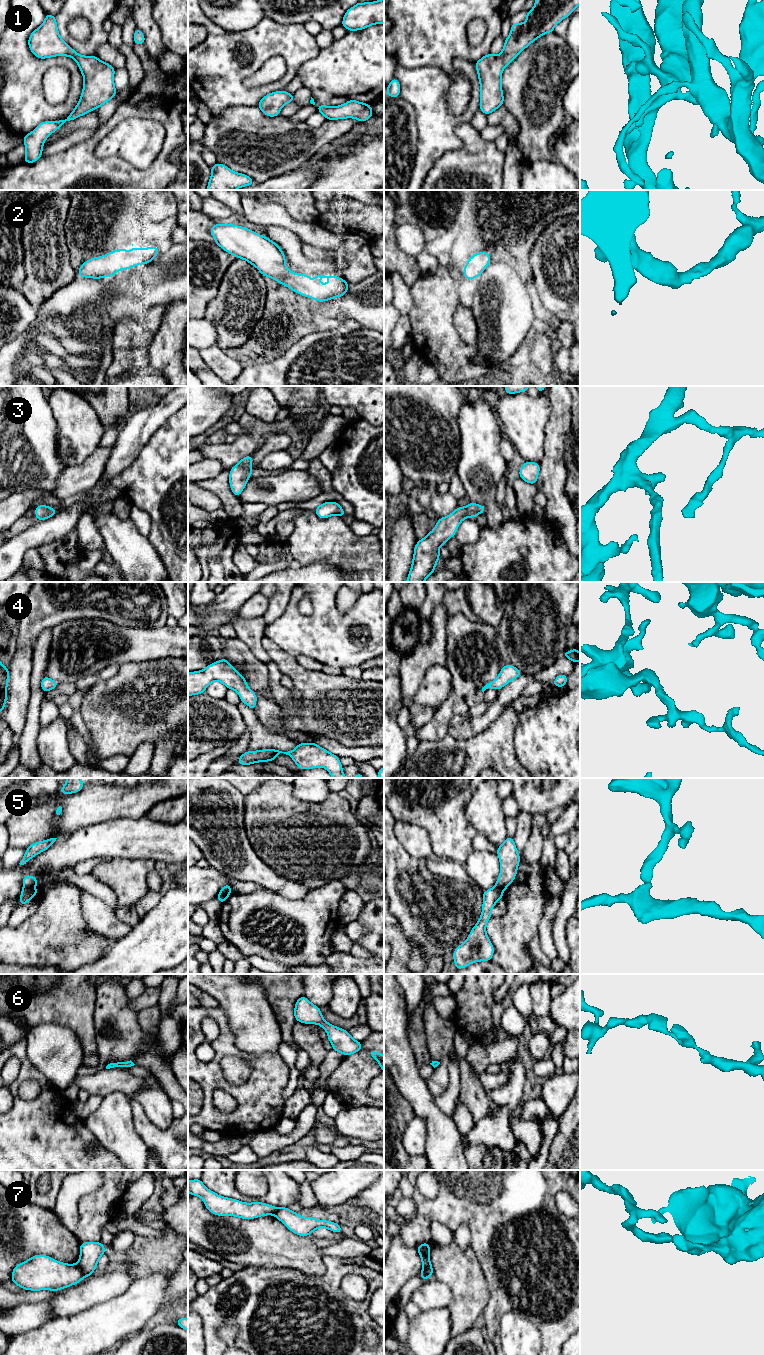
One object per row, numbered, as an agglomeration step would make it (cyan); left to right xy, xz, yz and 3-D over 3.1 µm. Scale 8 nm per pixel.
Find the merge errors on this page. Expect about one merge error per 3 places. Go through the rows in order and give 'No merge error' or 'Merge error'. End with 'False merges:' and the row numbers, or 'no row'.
1: No merge error
2: No merge error
3: No merge error
4: No merge error
5: Merge error
6: No merge error
7: Merge error
False merges: 5, 7

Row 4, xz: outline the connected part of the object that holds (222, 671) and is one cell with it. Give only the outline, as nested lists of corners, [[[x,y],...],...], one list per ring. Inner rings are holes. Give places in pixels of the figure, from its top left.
[[[226,658],[211,663],[201,671],[188,673],[188,696],[204,693],[207,686],[215,681],[219,681],[228,689],[236,691],[240,696],[240,701],[255,711],[258,695],[250,690],[246,679]]]

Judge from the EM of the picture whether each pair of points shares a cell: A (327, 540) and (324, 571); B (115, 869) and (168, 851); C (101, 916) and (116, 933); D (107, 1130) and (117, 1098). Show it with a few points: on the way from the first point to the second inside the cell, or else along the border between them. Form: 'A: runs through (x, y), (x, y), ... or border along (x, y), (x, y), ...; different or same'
A: border along (302, 565), (331, 563), (343, 571); different
B: border along (122, 857), (151, 859), (156, 862); different
C: runs through (104, 920), (113, 929); same
D: runs through (112, 1122), (116, 1106); same

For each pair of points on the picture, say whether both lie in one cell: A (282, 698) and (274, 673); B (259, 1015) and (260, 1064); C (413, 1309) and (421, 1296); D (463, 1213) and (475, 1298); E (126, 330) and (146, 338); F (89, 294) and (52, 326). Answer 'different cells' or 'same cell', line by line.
A: same cell
B: different cells
C: different cells
D: different cells
E: same cell
F: same cell

